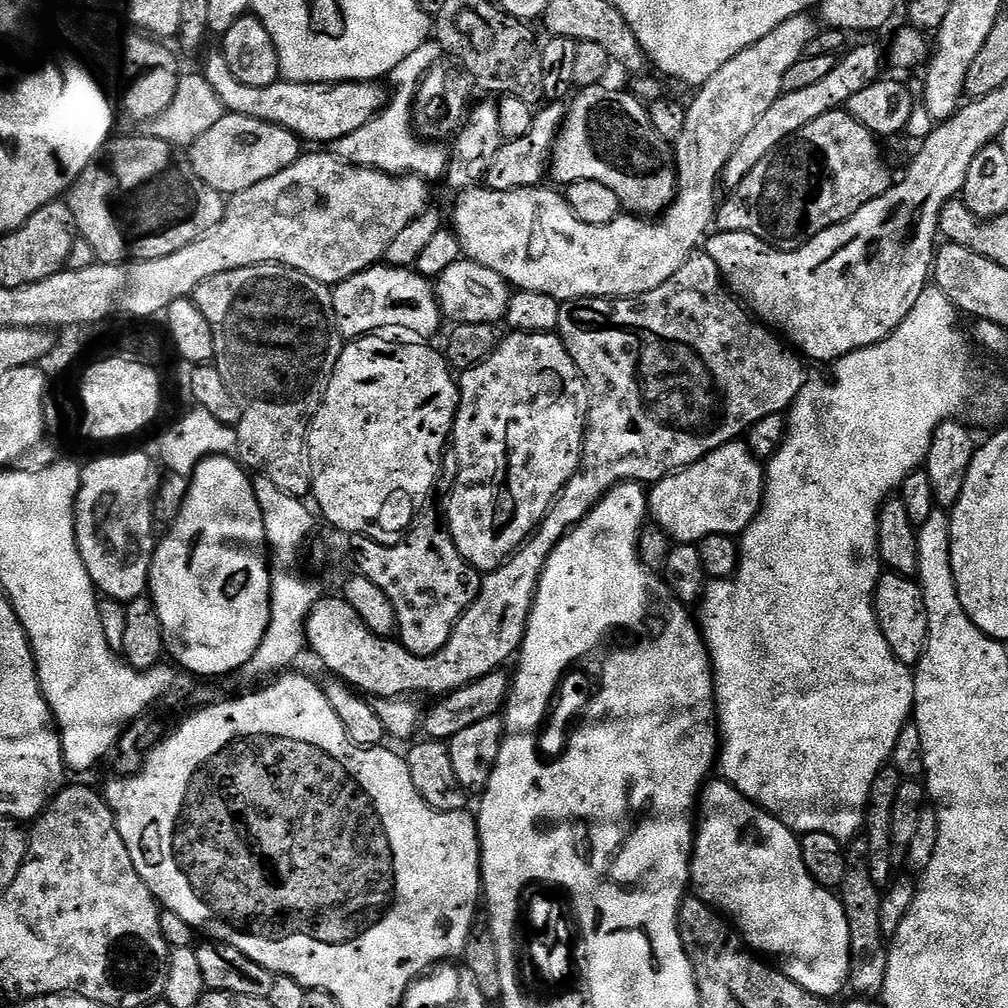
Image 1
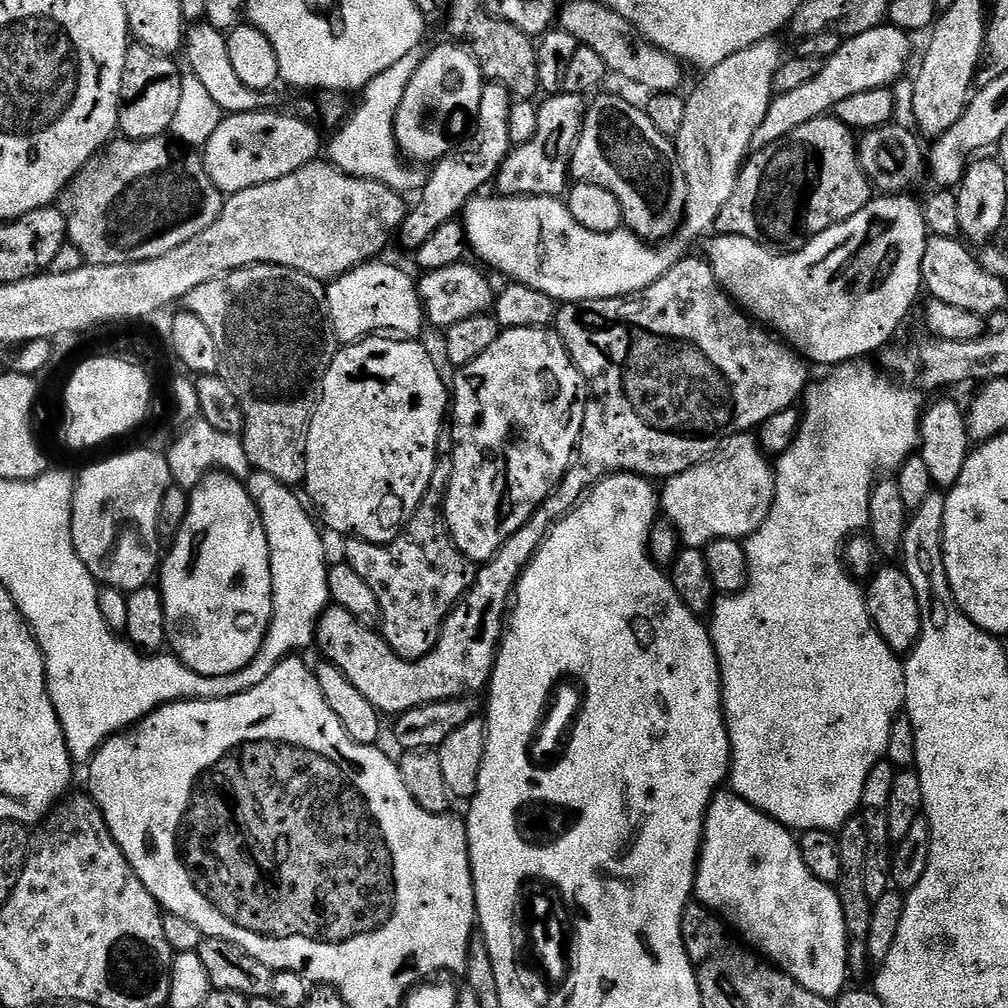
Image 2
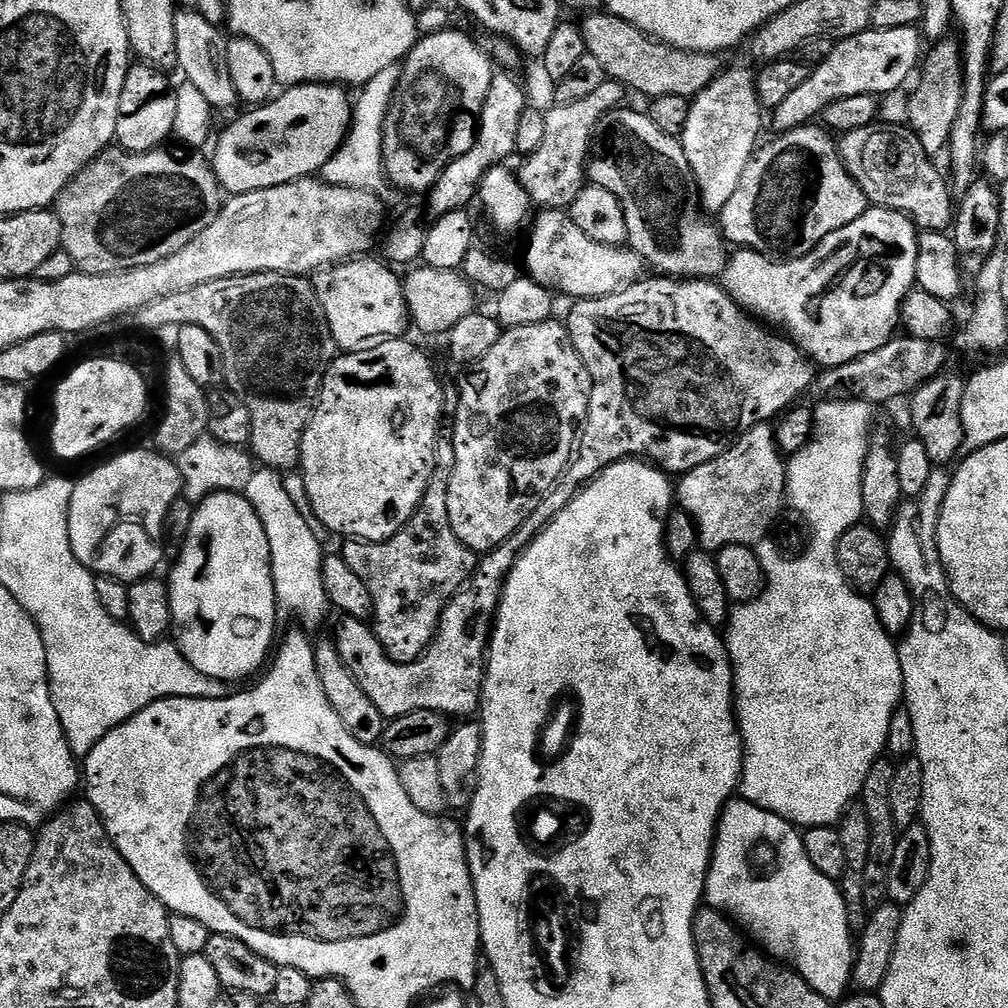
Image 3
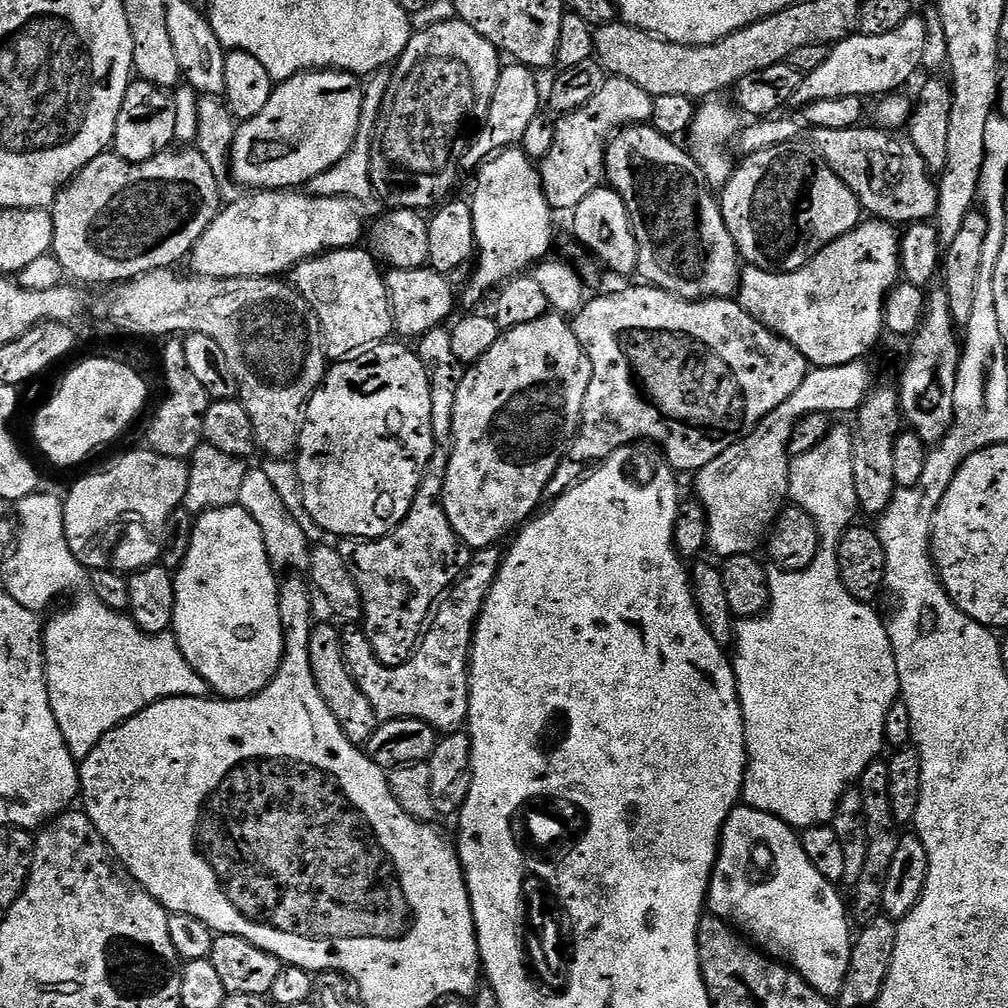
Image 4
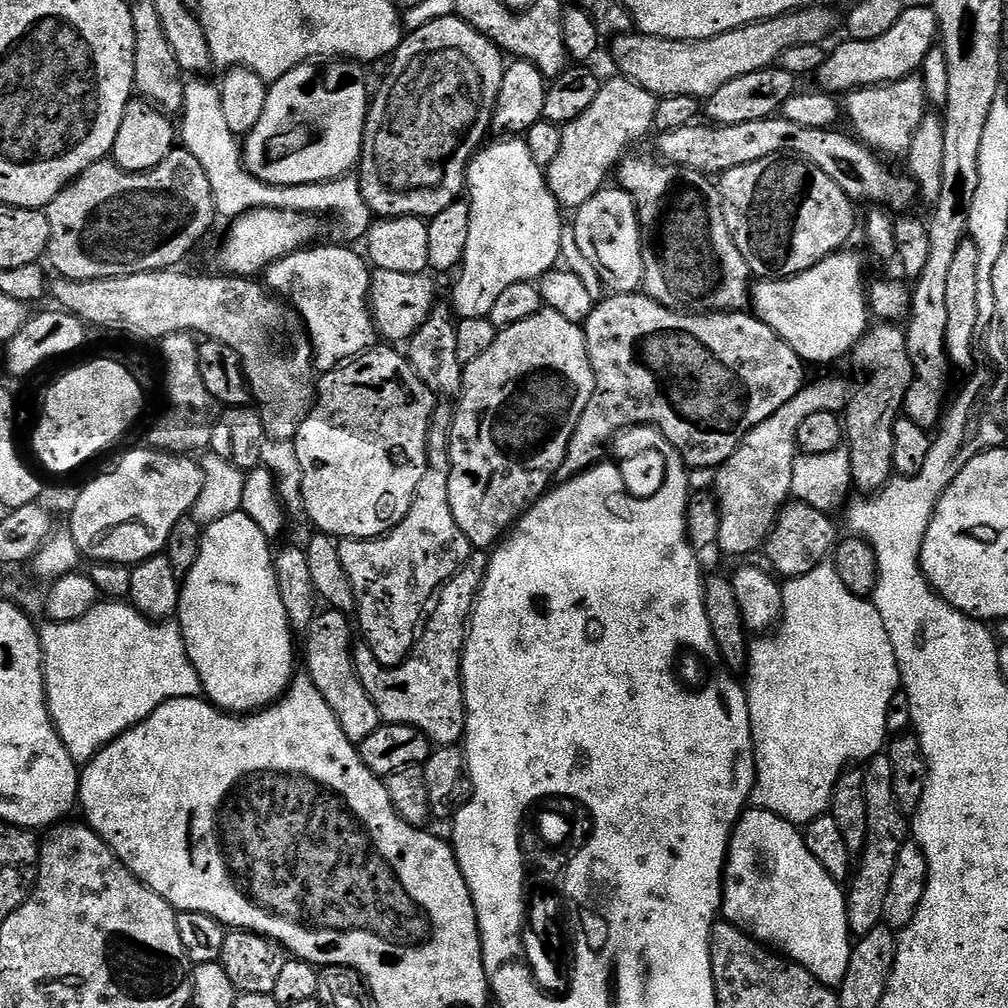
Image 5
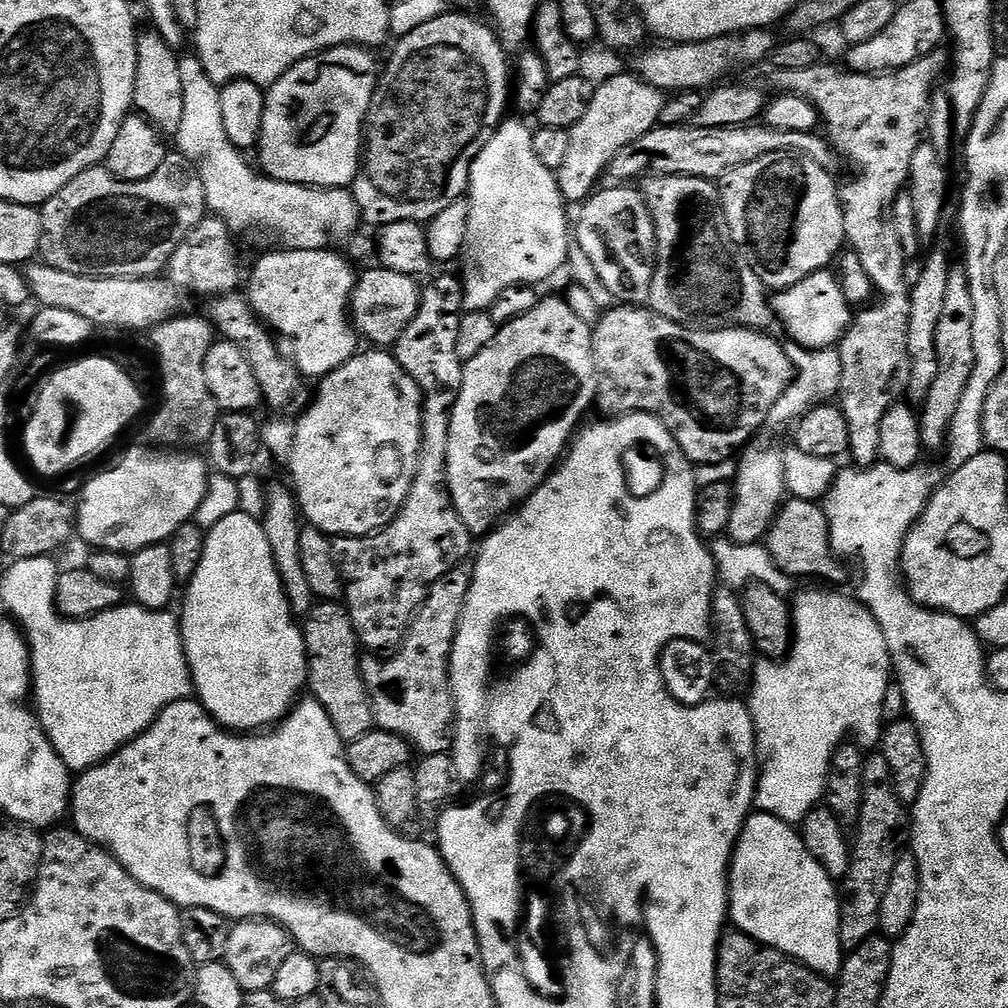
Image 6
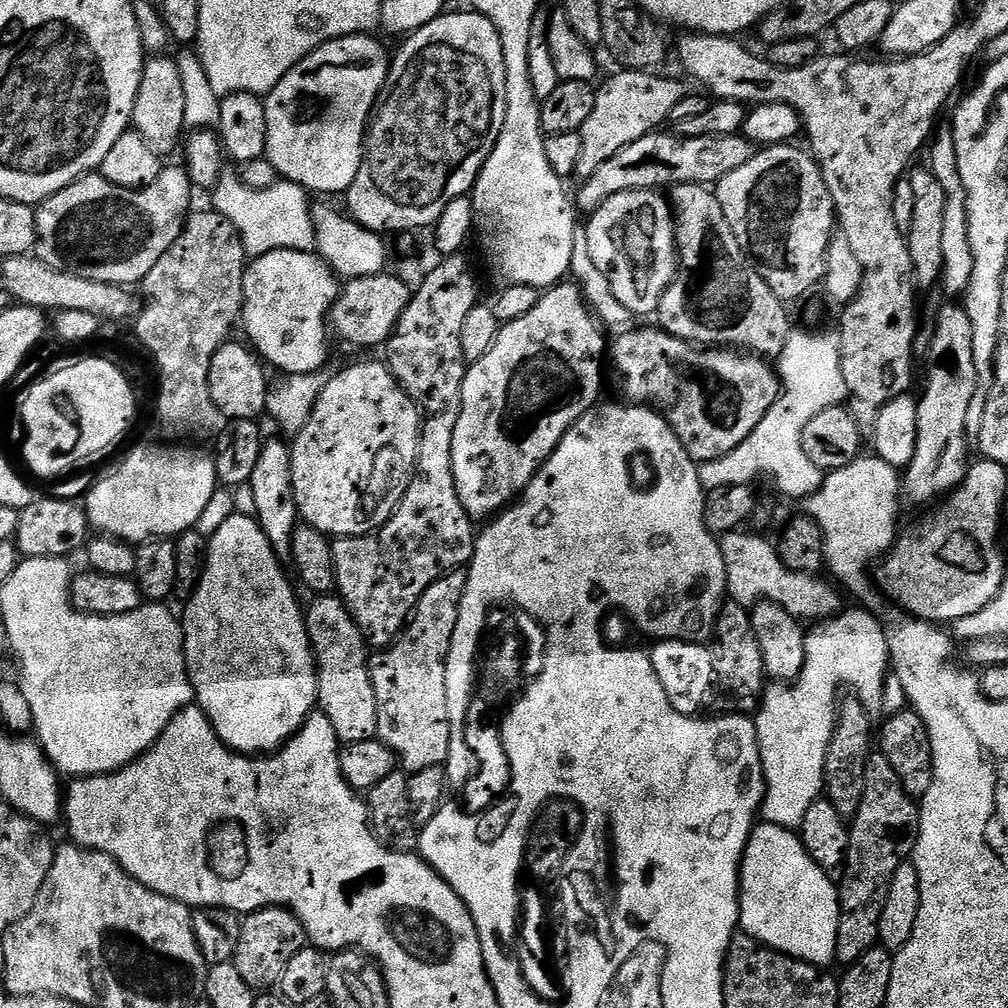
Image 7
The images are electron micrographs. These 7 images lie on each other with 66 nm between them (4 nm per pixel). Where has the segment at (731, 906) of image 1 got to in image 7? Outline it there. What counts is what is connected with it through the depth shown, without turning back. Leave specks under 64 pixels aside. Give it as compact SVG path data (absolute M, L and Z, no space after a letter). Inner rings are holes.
M757 823L740 863L739 931L795 960L828 966L836 960L839 921L837 885L810 858L799 835L783 824Z

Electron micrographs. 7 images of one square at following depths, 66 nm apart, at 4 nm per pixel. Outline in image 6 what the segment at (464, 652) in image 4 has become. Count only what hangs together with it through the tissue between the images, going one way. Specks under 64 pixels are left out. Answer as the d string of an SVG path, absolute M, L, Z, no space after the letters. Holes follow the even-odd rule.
M471 559L464 560L458 566L454 566L450 574L434 582L434 586L428 591L427 600L416 613L416 619L412 621L410 639L399 649L398 654L385 659L388 660L385 664L380 661L383 659L376 654L365 655L360 661L360 673L364 679L364 685L368 688L368 696L372 700L372 718L375 727L381 732L398 734L403 740L408 741L417 753L424 756L445 754L454 743L456 702L452 698L452 683L448 677L448 667L458 622L466 602L466 594L472 585L473 567Z

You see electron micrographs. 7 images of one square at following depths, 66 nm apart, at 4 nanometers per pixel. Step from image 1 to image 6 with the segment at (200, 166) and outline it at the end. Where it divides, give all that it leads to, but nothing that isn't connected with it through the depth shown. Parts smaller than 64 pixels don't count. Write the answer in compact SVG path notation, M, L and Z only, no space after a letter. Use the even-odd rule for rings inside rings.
M354 44L328 48L298 61L267 89L258 145L259 167L263 175L291 184L307 184L313 188L348 188L355 181L362 163L362 141L368 108L378 83L376 60L368 52L371 51L367 47Z

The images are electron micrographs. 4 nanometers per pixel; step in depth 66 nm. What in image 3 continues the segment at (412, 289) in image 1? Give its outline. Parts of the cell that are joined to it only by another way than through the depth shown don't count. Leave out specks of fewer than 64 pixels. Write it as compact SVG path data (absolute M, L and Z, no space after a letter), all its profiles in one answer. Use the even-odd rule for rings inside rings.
M353 258L344 263L325 268L314 276L318 302L322 302L322 310L326 310L326 318L330 322L332 337L337 349L341 353L355 352L361 346L375 341L377 338L400 338L410 328L410 317L406 298L404 297L404 281L398 275L391 272L383 259L368 260L372 258Z

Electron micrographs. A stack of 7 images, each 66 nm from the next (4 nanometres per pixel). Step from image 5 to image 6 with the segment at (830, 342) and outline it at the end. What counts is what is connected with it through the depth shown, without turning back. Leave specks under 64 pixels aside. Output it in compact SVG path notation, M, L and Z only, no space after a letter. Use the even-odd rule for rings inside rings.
M832 270L815 272L798 286L777 291L770 303L778 324L788 331L787 339L808 349L835 349L854 317L853 305L842 294L839 275Z

